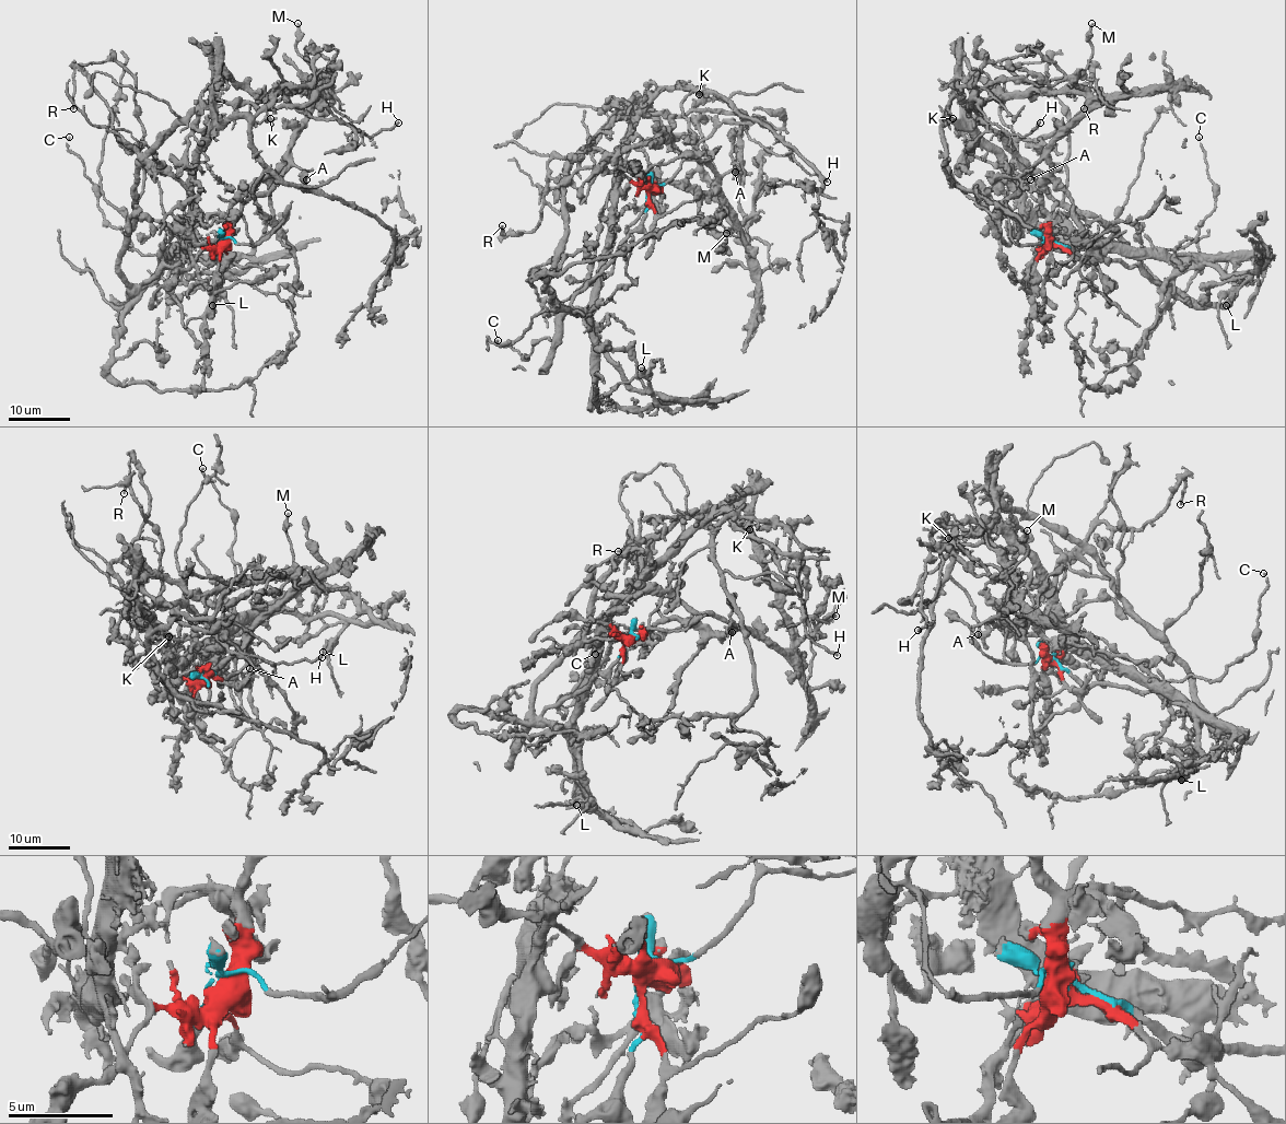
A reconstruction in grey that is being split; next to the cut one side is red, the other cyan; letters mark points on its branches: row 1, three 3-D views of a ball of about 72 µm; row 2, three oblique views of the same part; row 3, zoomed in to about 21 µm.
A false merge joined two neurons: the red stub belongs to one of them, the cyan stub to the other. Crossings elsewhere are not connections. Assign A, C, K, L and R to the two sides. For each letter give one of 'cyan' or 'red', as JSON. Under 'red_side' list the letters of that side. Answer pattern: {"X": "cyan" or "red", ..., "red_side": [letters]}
{"A": "red", "C": "cyan", "K": "red", "L": "red", "R": "red", "red_side": ["A", "K", "L", "R"]}

